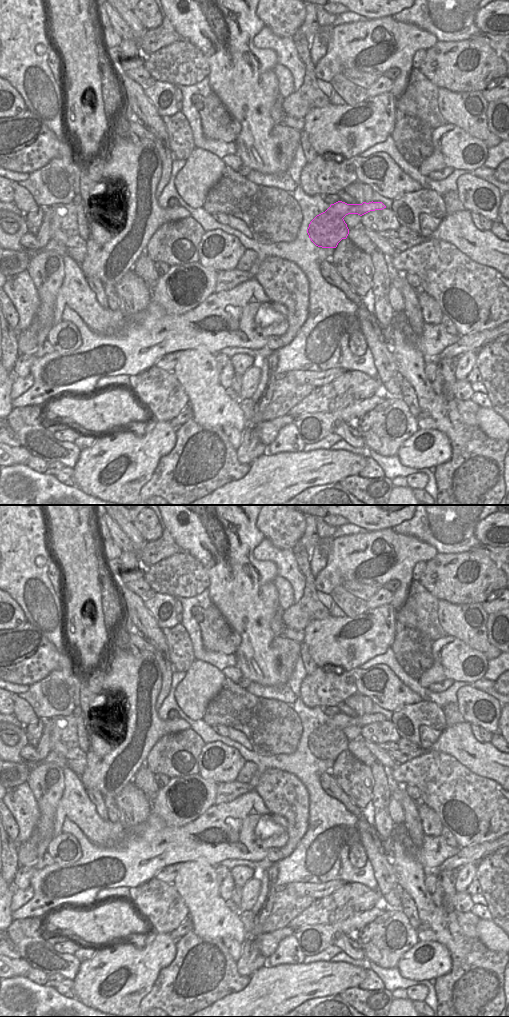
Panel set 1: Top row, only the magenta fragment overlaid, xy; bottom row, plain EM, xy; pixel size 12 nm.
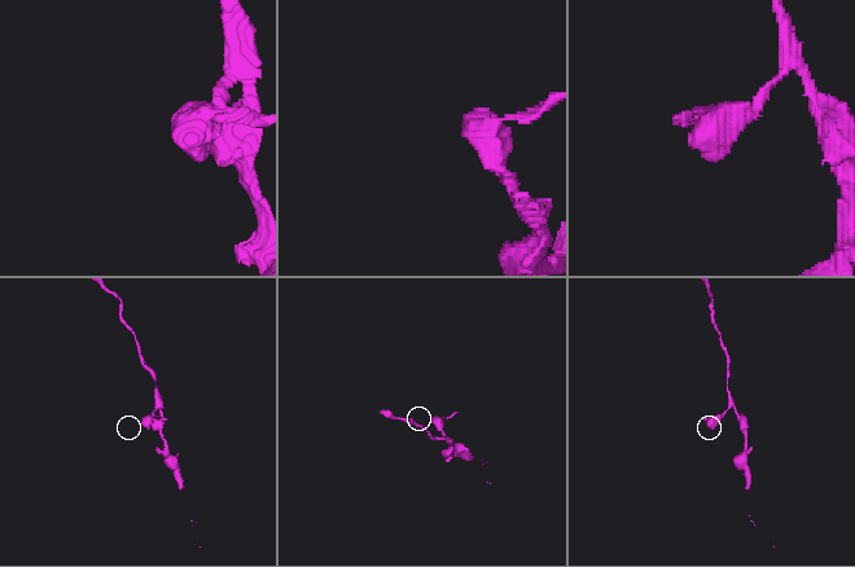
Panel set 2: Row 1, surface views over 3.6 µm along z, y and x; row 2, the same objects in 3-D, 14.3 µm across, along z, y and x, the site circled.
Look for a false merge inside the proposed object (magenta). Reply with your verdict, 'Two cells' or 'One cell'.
One cell

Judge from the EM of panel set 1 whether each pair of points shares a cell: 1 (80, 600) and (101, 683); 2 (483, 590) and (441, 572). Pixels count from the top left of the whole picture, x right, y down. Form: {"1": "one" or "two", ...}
{"1": "two", "2": "one"}

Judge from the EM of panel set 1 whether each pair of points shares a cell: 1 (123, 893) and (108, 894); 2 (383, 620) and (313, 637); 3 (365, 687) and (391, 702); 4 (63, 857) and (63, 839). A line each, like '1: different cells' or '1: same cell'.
1: same cell
2: same cell
3: same cell
4: same cell

